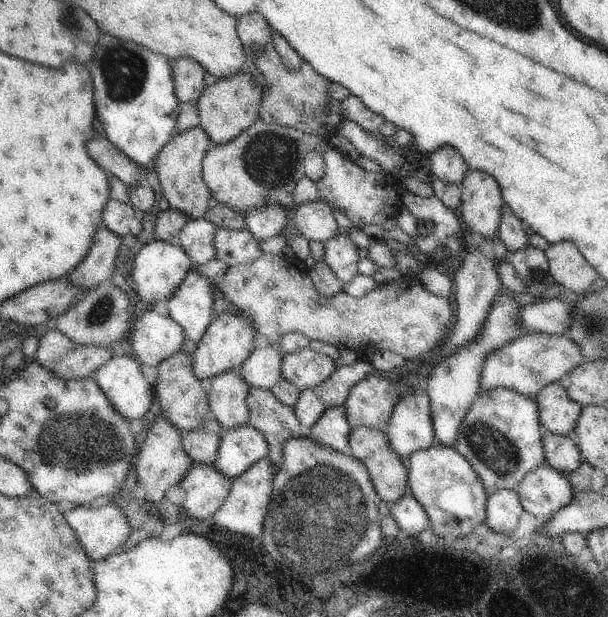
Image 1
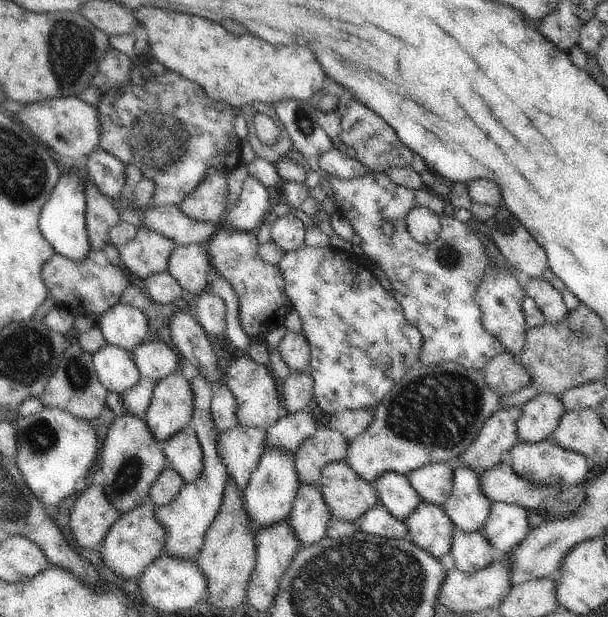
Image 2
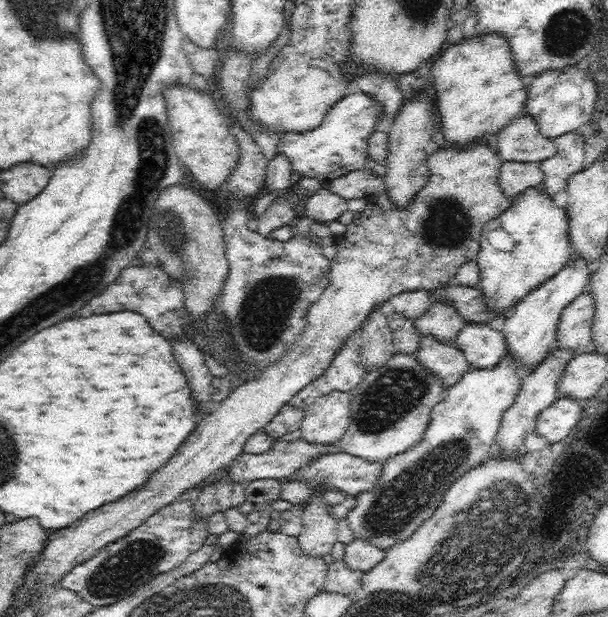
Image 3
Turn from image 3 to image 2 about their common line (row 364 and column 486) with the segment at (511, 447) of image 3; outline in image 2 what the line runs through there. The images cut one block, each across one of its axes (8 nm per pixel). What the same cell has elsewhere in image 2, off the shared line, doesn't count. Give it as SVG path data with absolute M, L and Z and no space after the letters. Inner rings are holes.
M460 530L454 535L450 554L454 557L456 569L469 573L486 568L494 560L492 546L481 531L466 532Z

